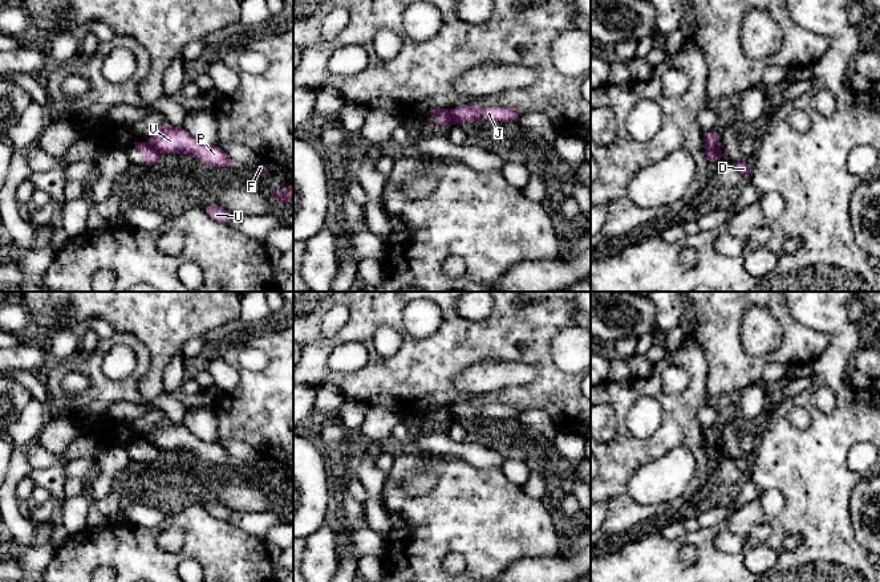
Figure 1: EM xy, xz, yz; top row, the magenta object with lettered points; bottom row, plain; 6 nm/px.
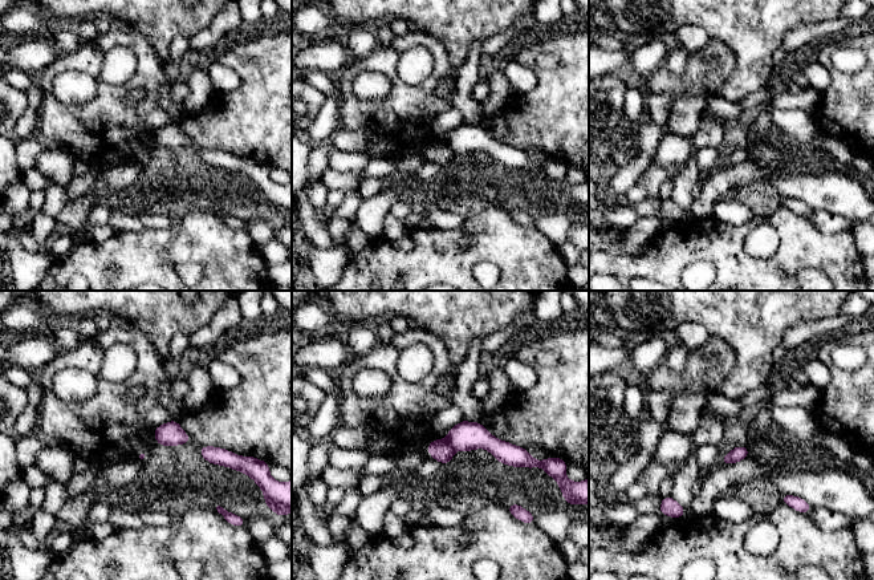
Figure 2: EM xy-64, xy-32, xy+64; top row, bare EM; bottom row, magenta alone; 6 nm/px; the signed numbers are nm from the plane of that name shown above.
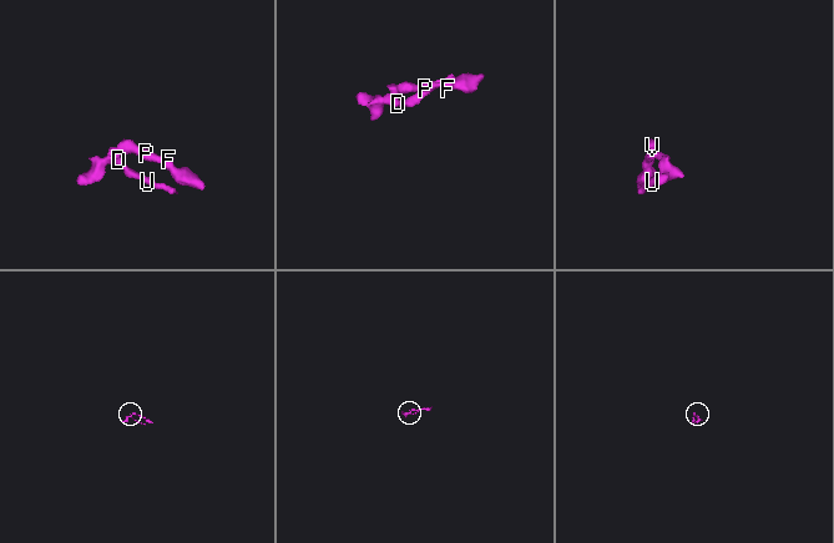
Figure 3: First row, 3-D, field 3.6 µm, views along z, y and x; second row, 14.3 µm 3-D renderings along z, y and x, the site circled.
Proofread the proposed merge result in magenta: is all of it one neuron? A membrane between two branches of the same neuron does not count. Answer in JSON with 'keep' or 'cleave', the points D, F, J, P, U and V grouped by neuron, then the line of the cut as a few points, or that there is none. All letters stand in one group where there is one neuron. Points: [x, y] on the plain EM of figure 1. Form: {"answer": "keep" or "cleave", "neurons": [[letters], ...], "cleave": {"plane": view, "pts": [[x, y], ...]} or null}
{"answer": "cleave", "neurons": [["D", "U"], ["F", "J", "P", "V"]], "cleave": {"plane": "xz", "pts": [[450, 406], [455, 419]]}}

